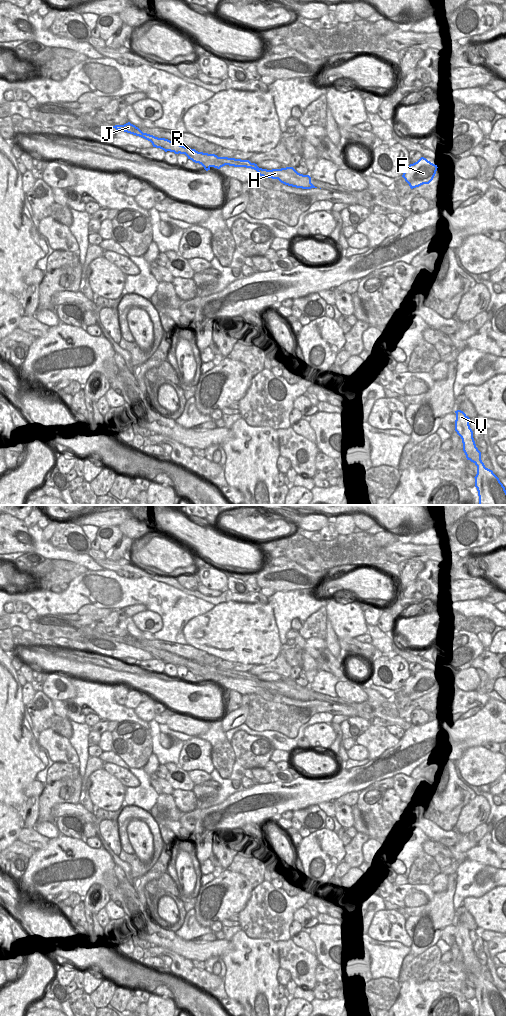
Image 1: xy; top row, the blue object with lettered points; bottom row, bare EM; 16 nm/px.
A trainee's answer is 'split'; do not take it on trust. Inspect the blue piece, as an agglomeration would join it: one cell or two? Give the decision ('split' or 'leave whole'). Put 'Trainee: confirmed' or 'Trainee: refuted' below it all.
split
Trainee: confirmed

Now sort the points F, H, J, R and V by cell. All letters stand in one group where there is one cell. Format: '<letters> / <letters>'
F H R V / J

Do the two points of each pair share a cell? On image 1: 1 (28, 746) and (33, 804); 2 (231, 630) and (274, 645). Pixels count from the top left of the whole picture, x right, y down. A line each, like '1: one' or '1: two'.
1: two
2: one

